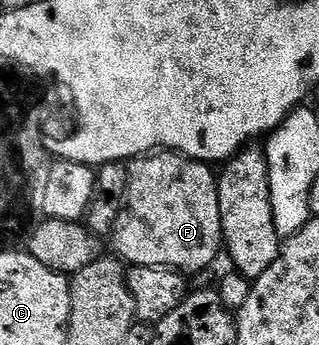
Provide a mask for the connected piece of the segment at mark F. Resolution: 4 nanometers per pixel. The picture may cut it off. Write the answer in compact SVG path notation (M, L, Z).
M167 149L137 158L129 166L124 209L110 236L110 242L116 246L115 254L134 267L167 267L181 273L206 270L215 261L216 254L221 254L224 237L218 209L217 178L217 172L209 164Z

